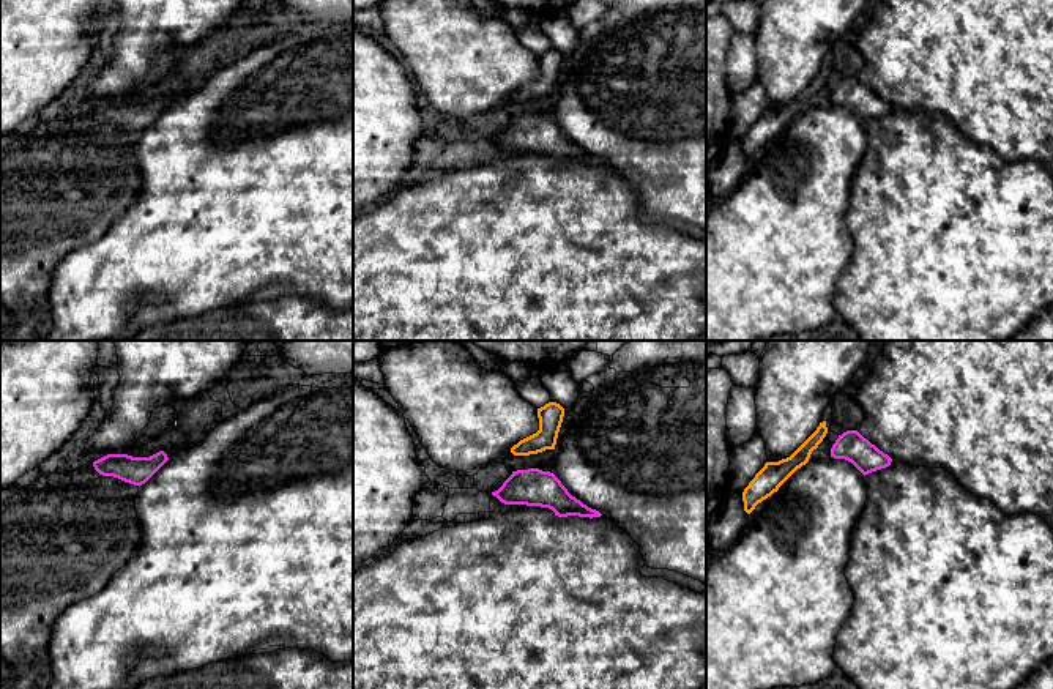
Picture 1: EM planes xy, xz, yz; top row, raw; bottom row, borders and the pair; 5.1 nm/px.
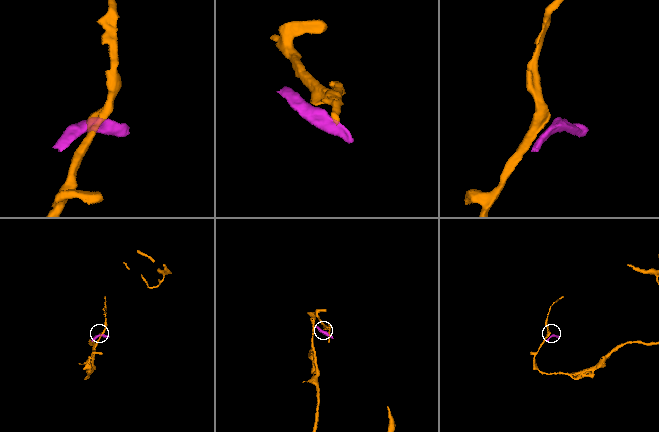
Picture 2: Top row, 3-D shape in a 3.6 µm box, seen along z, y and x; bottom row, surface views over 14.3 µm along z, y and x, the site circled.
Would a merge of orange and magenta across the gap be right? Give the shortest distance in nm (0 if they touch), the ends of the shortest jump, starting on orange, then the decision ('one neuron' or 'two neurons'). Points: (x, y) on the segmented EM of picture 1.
60 nm | yz (825, 435), (836, 440) | two neurons

